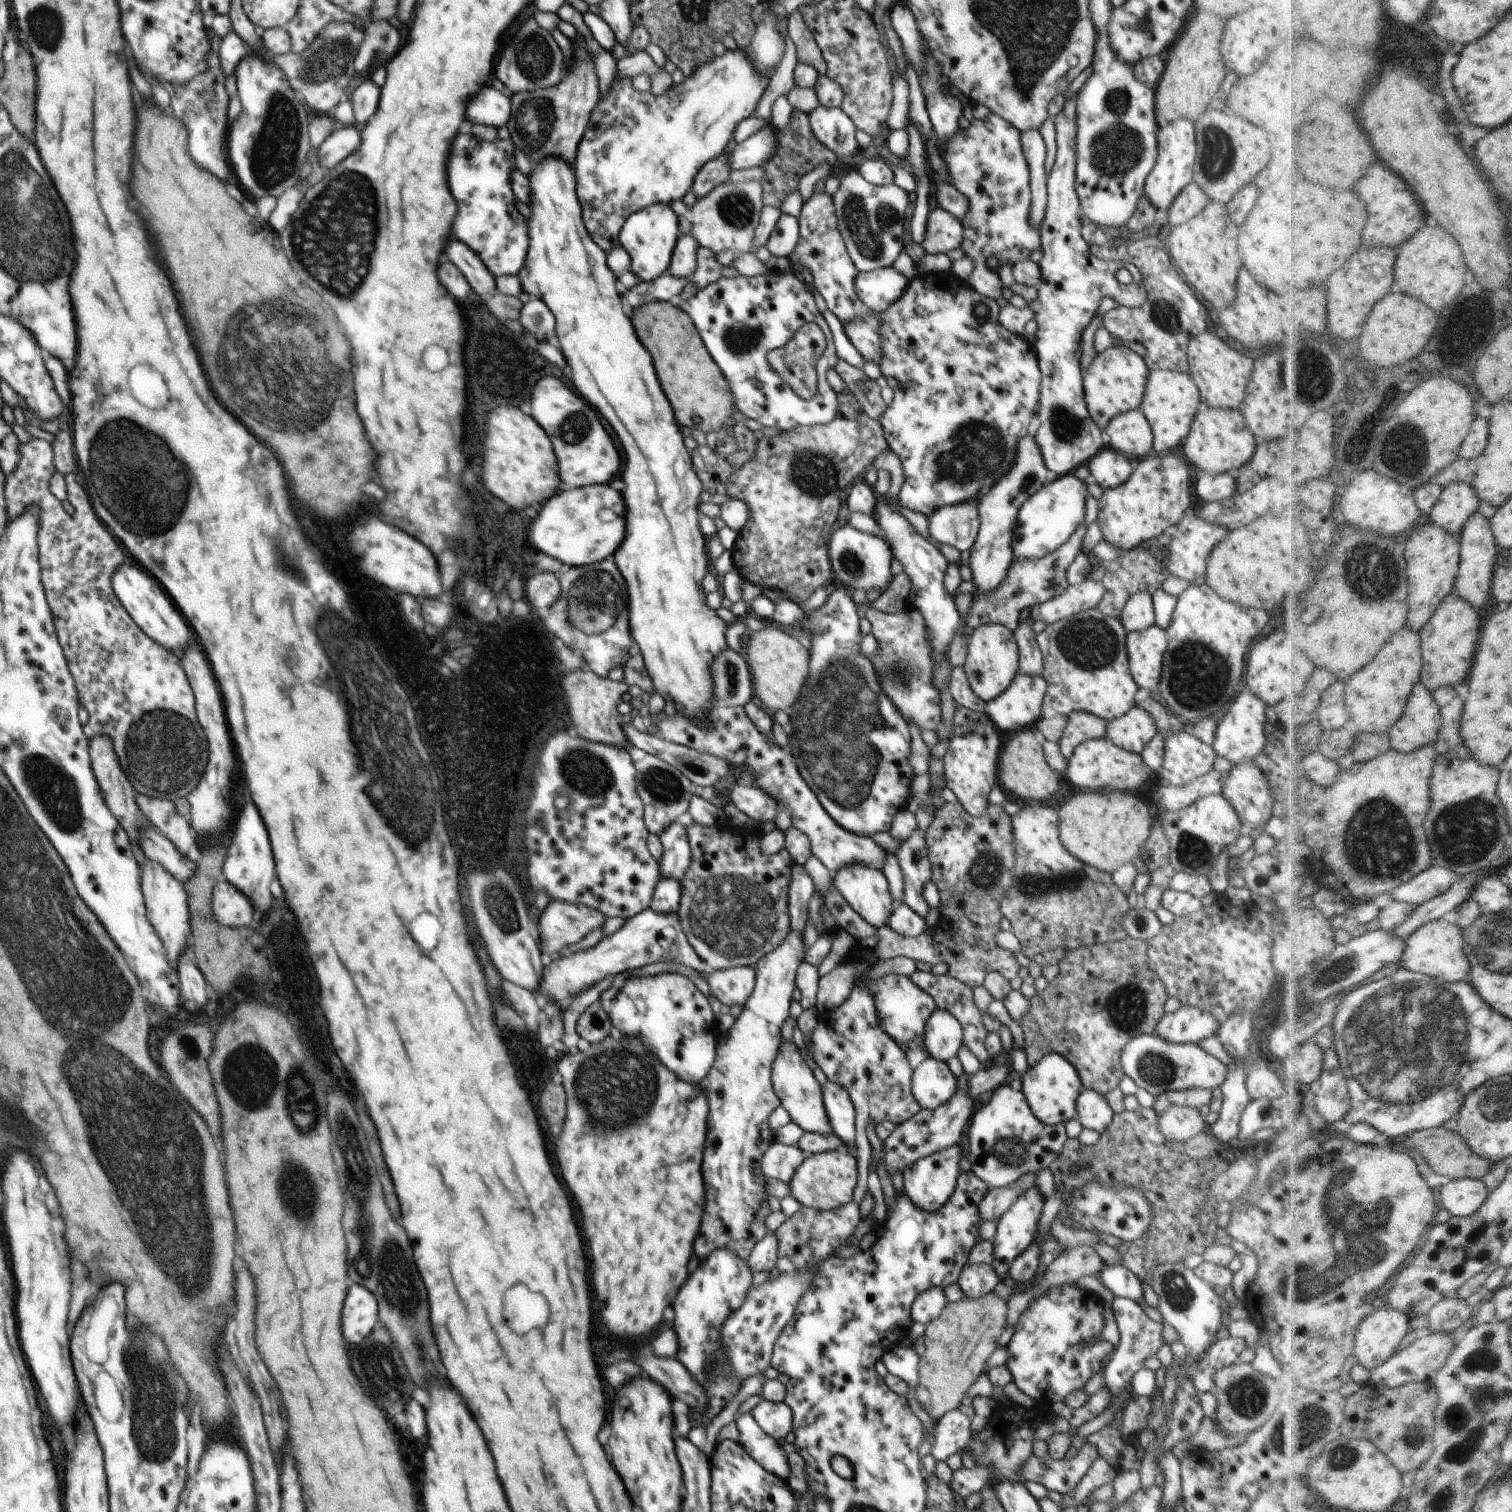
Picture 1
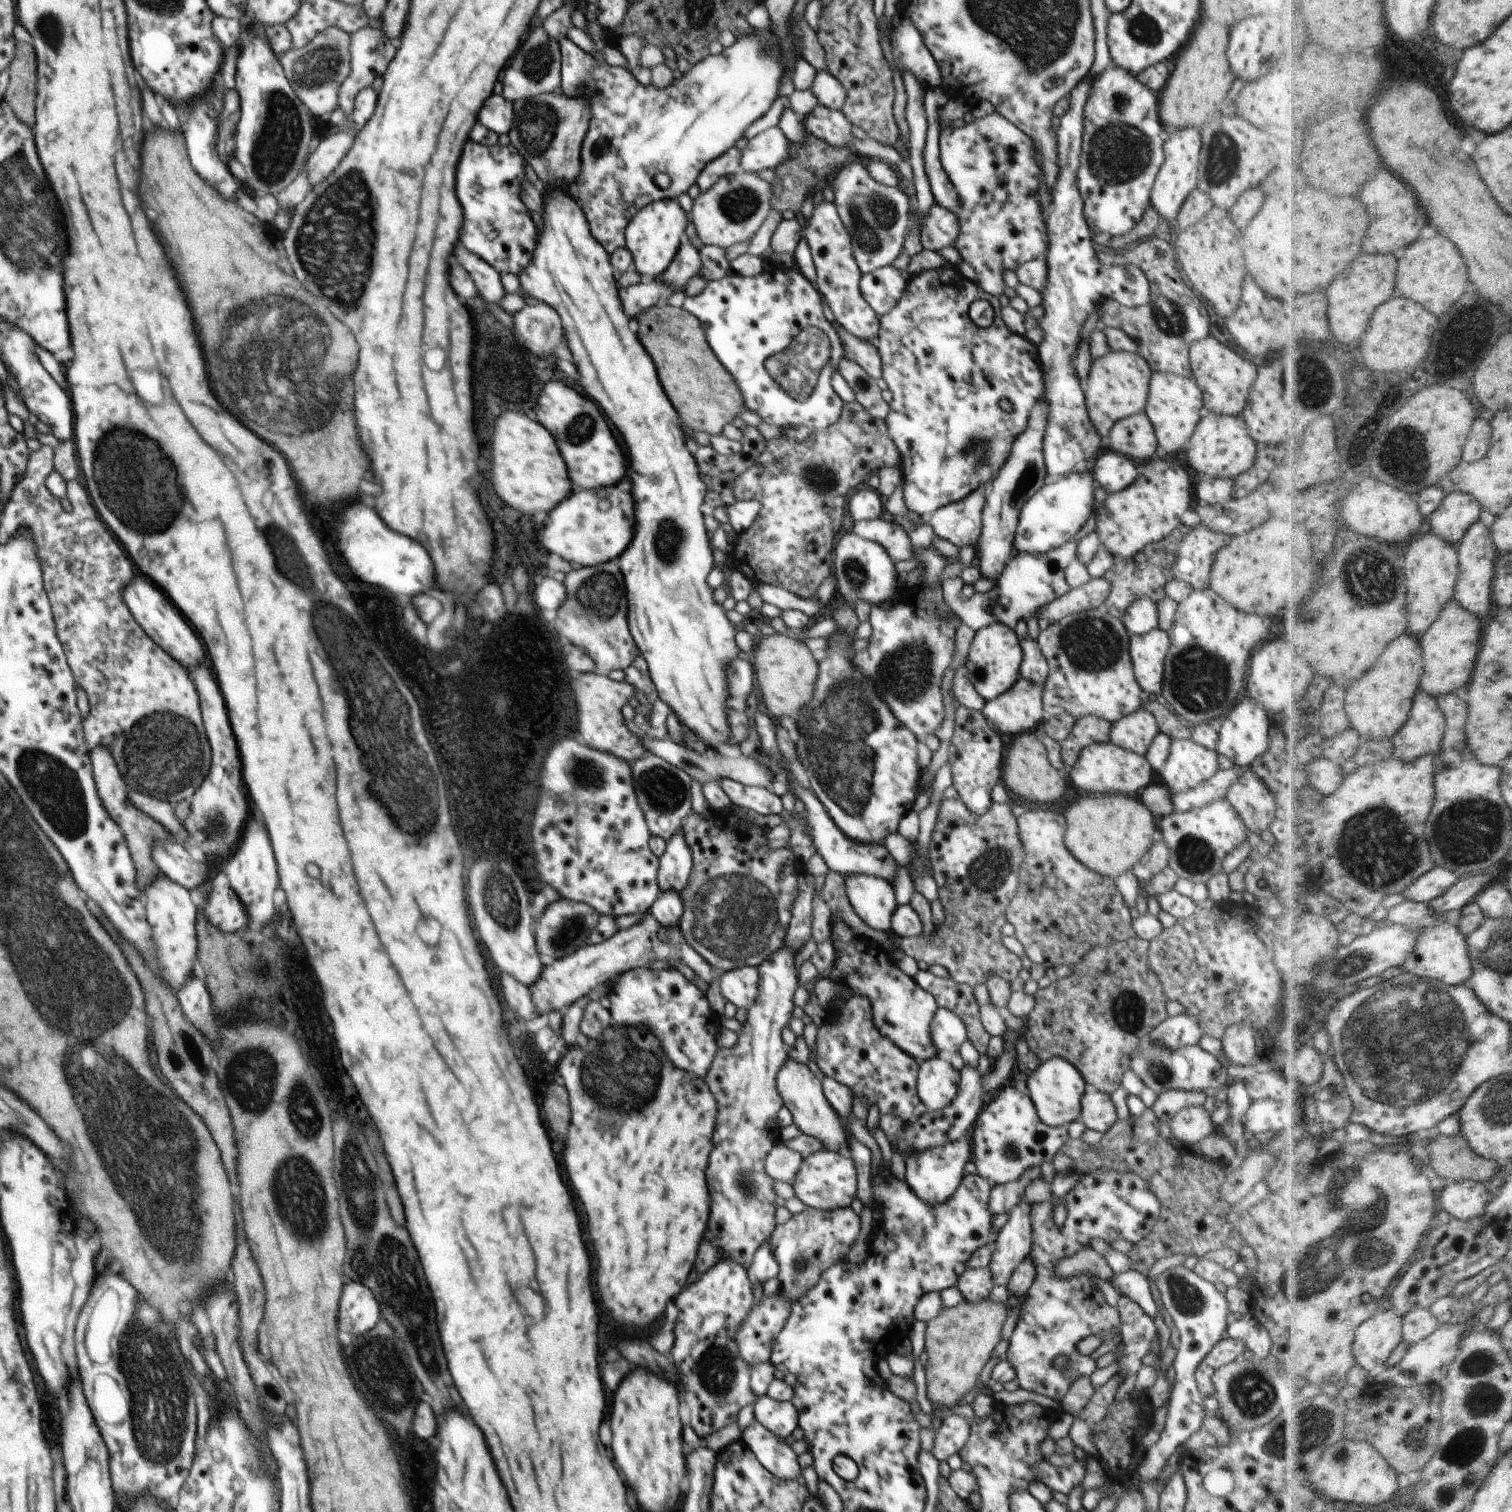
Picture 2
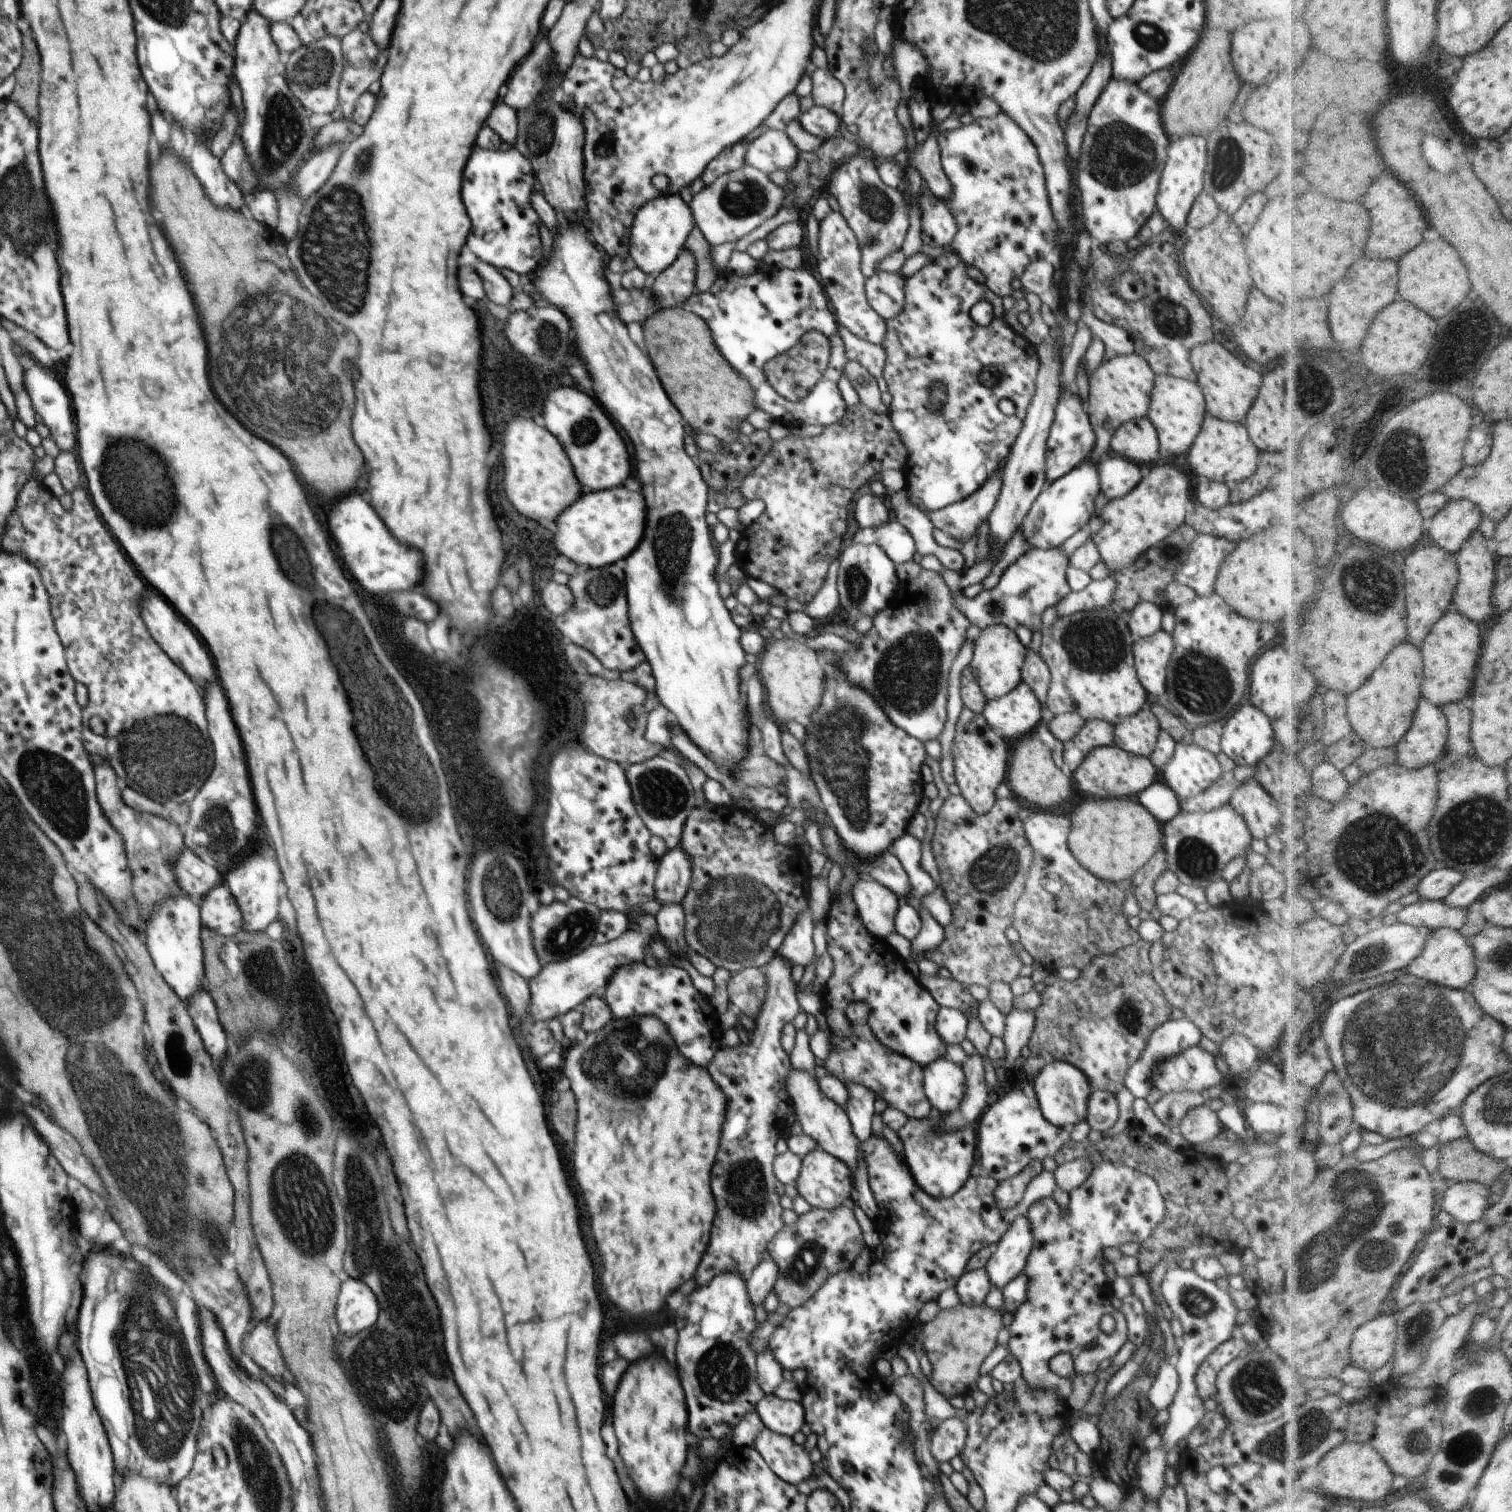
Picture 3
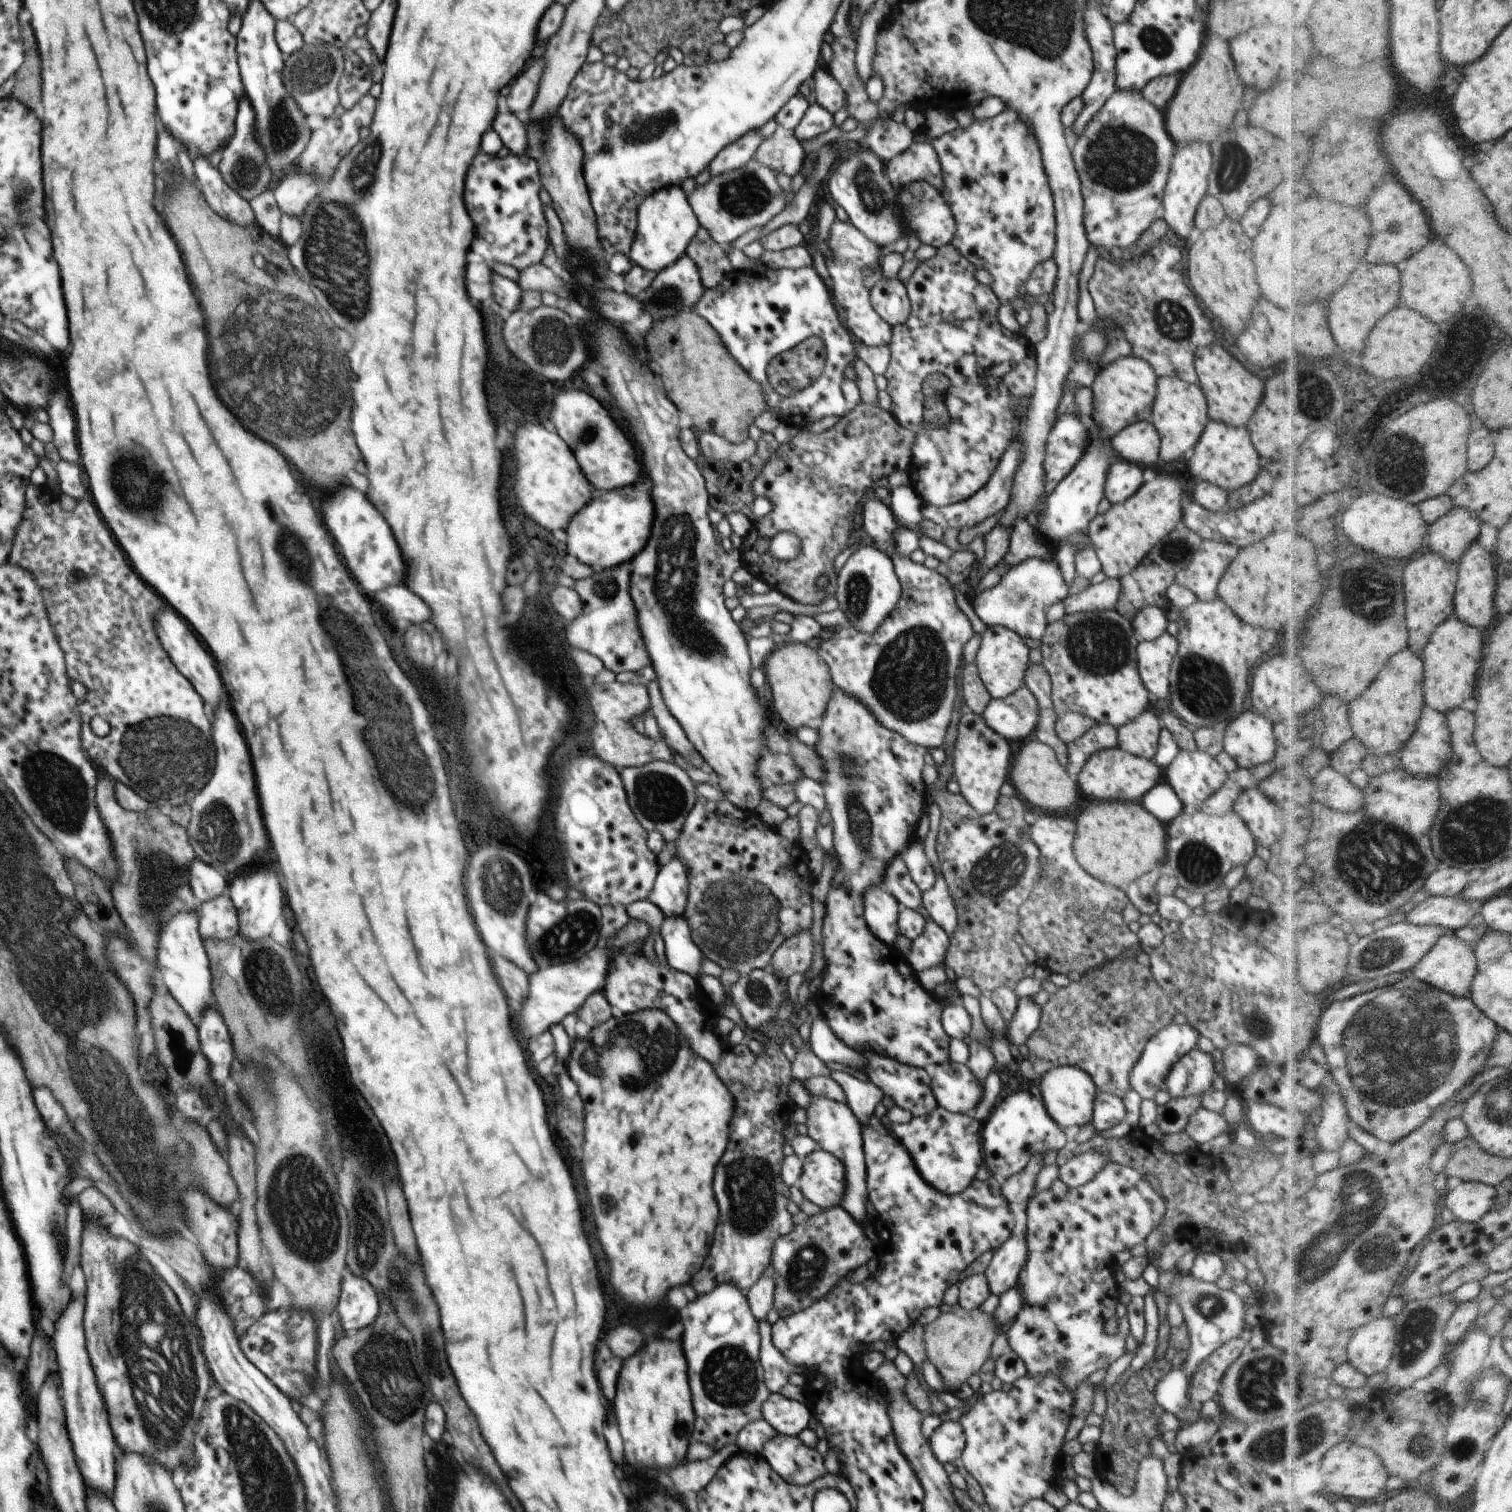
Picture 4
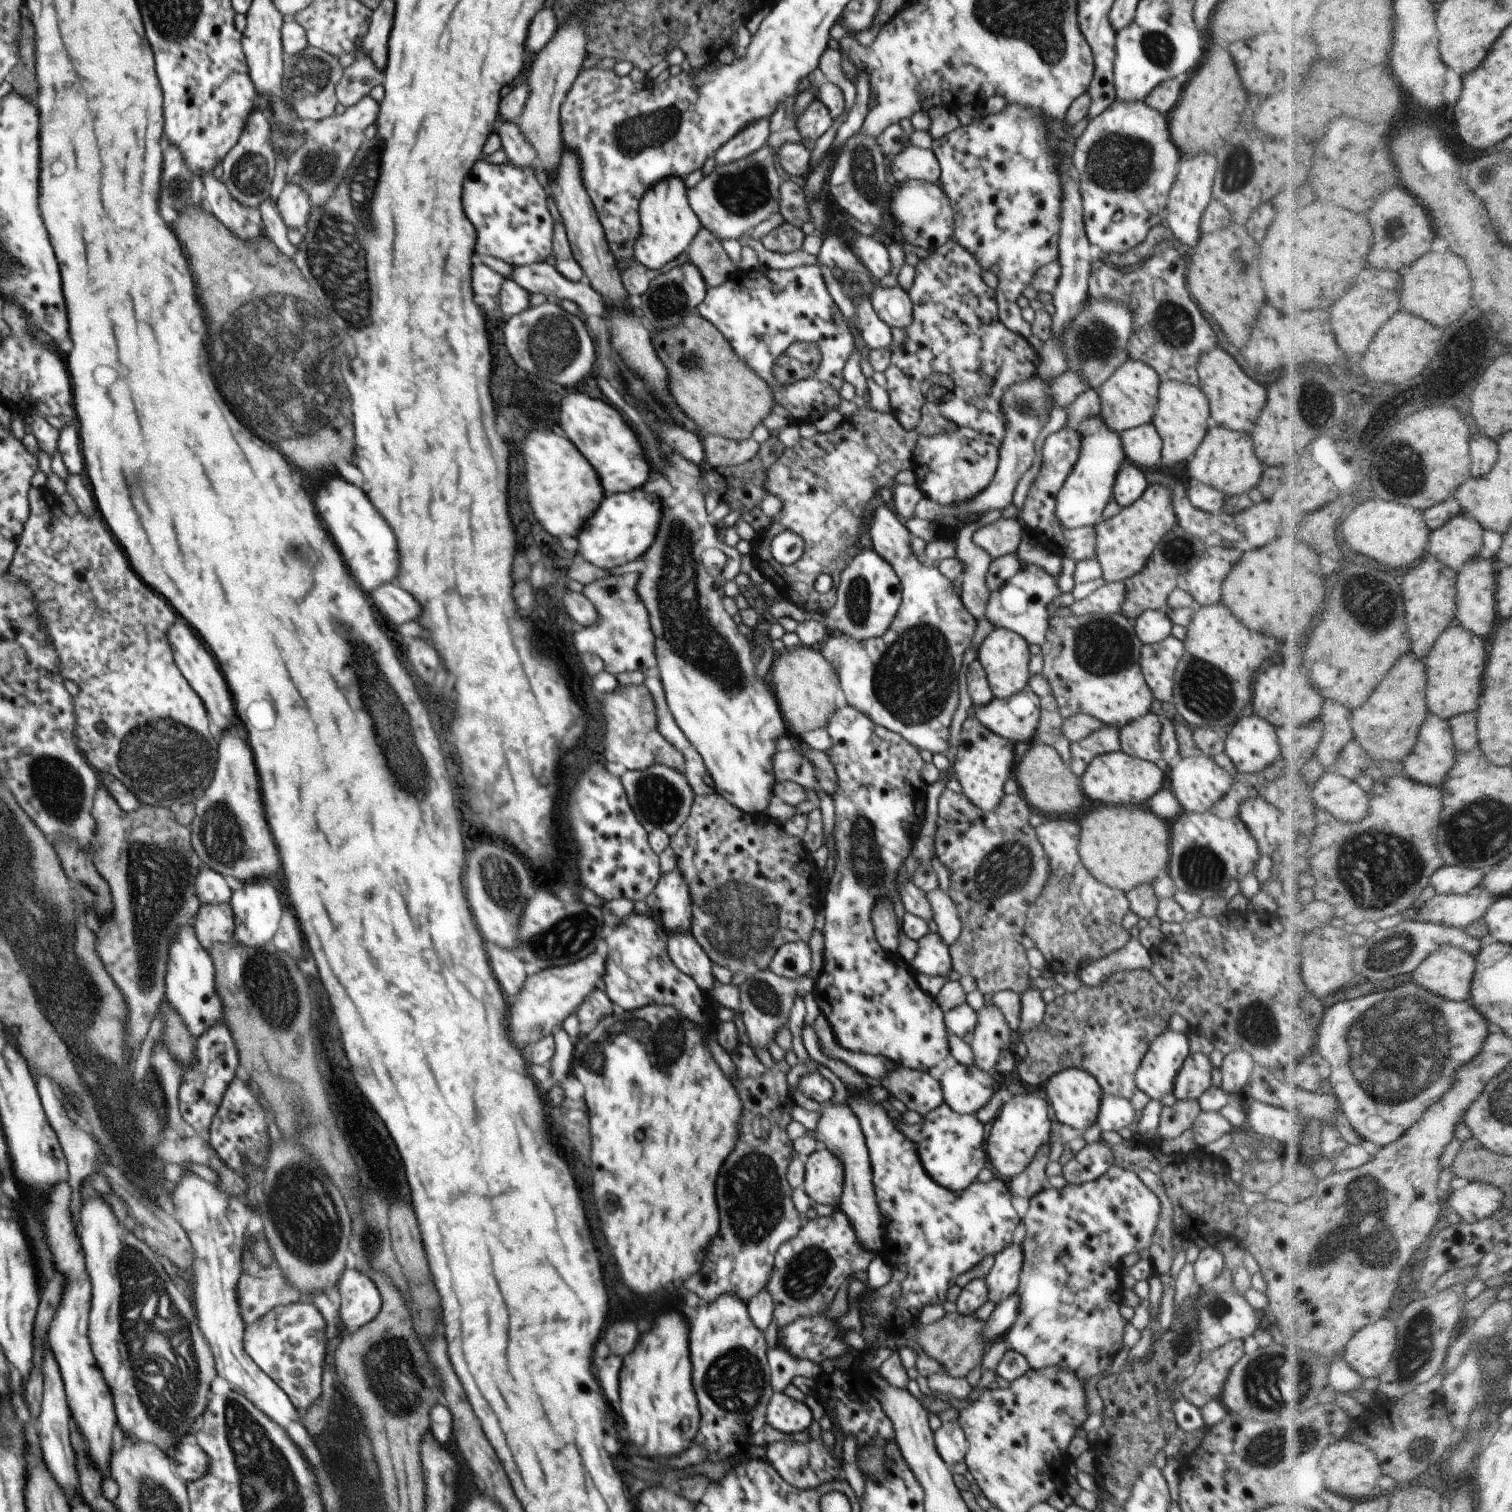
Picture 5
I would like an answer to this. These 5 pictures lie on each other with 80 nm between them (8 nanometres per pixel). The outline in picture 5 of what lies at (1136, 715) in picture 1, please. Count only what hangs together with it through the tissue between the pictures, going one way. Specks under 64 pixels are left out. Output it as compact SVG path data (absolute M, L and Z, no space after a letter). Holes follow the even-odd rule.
M1148 712L1142 718L1119 729L1121 751L1151 763L1162 765L1160 733L1163 718Z

